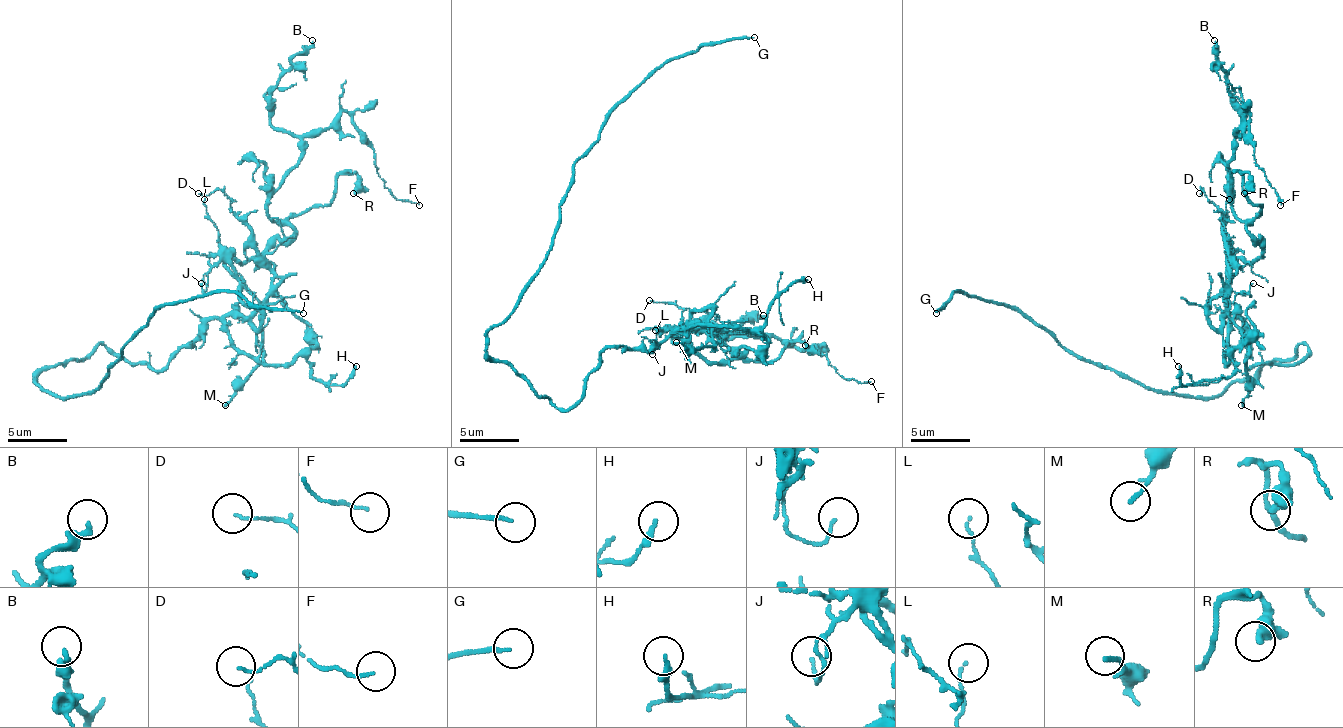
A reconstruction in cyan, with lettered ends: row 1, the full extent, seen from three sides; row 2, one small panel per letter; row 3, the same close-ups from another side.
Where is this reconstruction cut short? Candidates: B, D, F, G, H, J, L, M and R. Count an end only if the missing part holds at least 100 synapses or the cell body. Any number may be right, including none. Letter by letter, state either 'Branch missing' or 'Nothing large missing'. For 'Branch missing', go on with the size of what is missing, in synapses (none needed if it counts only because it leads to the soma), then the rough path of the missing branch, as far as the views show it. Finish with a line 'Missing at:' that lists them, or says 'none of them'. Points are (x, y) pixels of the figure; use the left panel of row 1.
B: Nothing large missing
D: Nothing large missing
F: Nothing large missing
G: Branch missing. Course of what is missing: (303, 313), (326, 313), (341, 298), (398, 193), (377, 184), (332, 184), (285, 163), (222, 121)
H: Nothing large missing
J: Nothing large missing
L: Nothing large missing
M: Nothing large missing
R: Nothing large missing
Missing at: G

